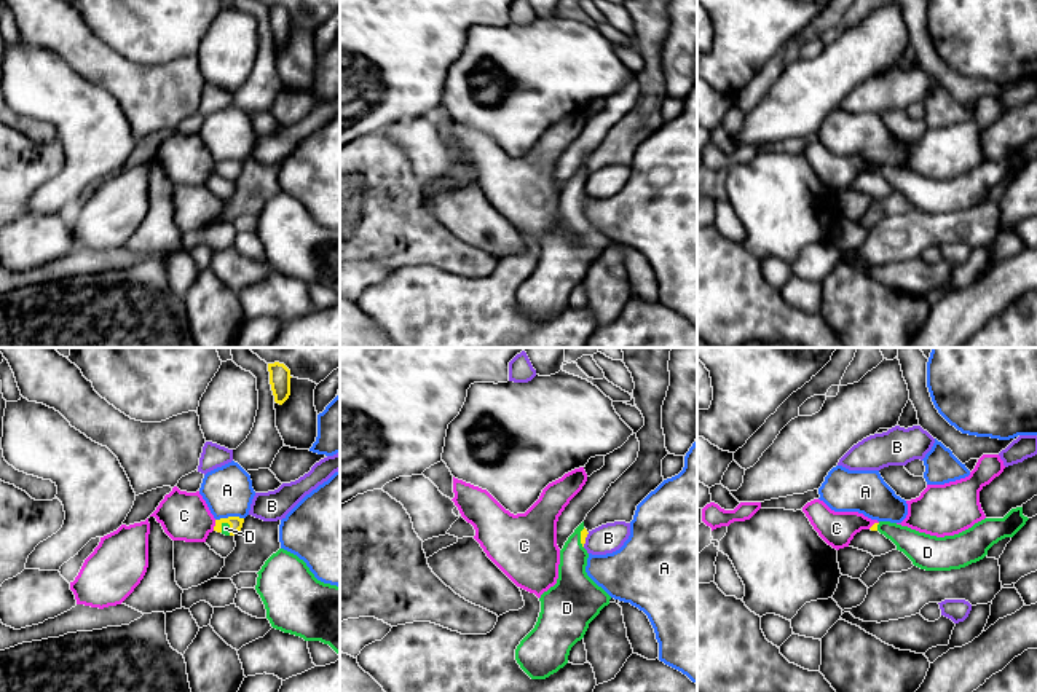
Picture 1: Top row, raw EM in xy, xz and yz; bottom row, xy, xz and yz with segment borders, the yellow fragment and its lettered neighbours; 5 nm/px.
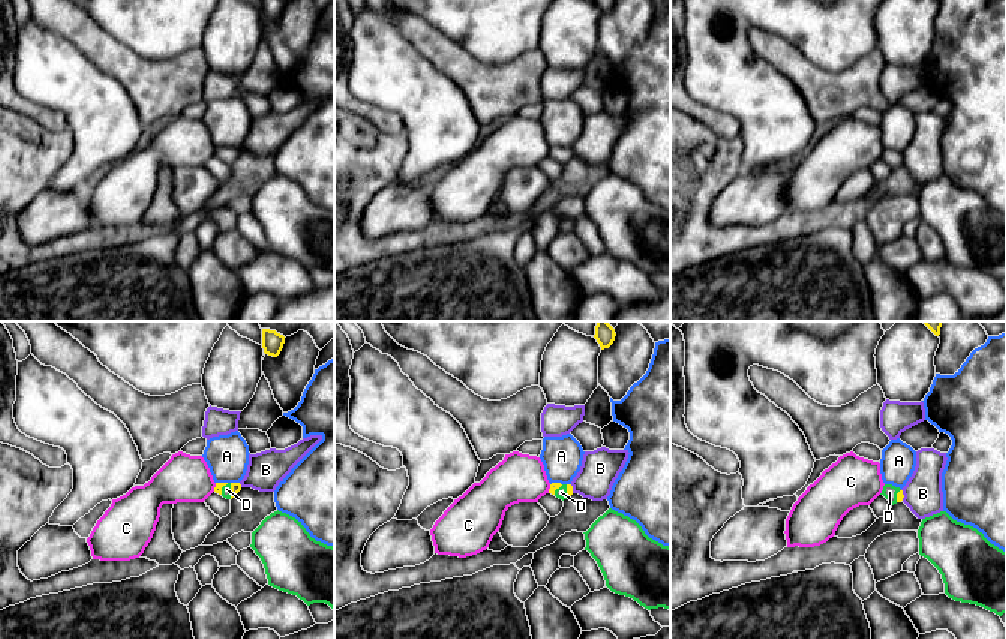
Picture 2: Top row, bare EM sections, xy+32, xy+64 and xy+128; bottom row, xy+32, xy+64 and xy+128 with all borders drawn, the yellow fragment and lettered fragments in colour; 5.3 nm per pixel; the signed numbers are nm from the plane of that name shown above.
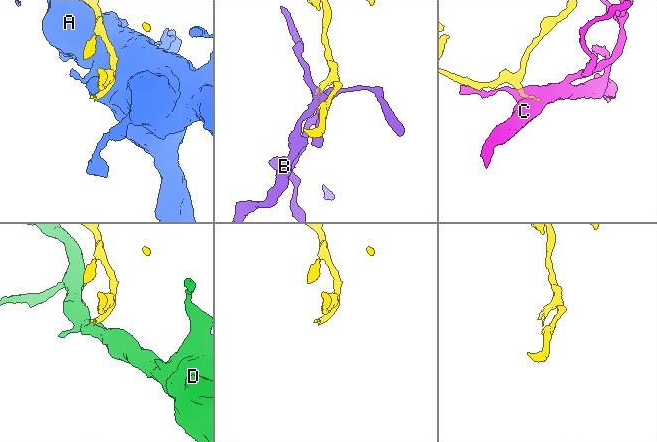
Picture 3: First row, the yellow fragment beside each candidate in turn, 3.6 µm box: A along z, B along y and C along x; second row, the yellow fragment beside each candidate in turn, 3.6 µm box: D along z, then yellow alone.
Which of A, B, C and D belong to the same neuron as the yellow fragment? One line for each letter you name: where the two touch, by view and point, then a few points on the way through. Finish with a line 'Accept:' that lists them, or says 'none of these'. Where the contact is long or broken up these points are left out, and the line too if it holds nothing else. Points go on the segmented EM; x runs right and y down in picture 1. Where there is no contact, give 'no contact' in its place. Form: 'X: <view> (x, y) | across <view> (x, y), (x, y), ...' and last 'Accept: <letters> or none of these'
D: xy (230, 526) | across xy (235, 523), (230, 526), (225, 528)
Accept: D

